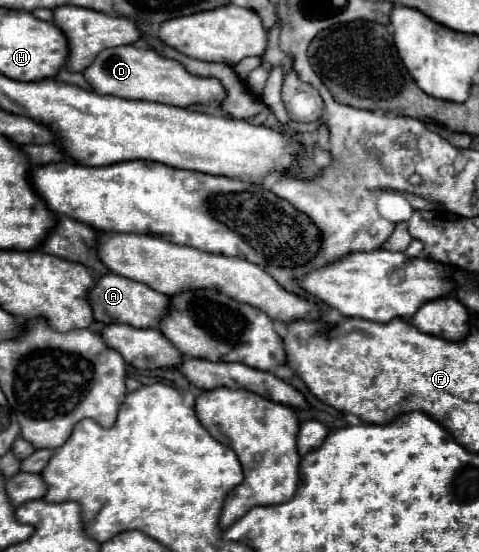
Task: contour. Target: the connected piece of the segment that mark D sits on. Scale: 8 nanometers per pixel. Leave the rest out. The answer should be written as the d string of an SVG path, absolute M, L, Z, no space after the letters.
M137 46L107 48L93 60L93 64L83 74L97 94L111 94L127 100L147 100L187 108L191 104L209 104L225 98L225 90L219 80L191 76L175 60L167 60L149 48Z

